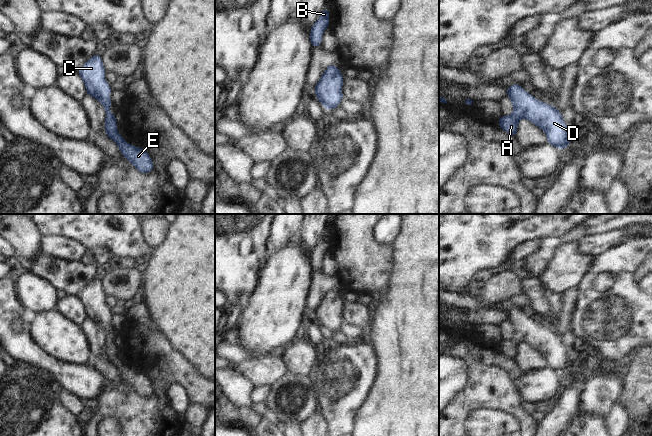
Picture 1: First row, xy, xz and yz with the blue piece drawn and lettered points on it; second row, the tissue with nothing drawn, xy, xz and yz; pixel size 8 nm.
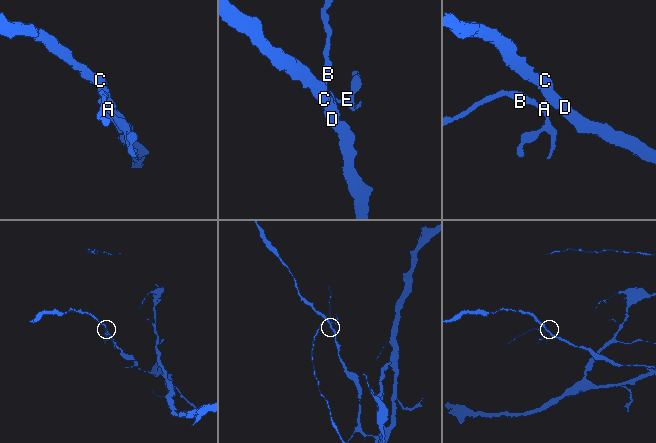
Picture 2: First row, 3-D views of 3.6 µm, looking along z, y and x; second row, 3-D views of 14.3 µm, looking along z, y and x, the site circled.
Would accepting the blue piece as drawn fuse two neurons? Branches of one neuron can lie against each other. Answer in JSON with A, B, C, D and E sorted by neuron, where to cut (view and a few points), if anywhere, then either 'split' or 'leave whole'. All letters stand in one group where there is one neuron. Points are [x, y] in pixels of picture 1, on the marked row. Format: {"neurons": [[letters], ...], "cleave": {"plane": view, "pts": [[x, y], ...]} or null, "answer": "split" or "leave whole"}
{"neurons": [["A", "B", "C", "D", "E"]], "cleave": null, "answer": "leave whole"}

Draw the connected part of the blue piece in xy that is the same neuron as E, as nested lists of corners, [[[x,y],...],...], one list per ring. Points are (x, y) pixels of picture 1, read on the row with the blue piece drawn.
[[[97,53],[92,56],[78,69],[77,73],[84,81],[87,94],[97,99],[104,107],[107,114],[104,124],[106,135],[118,145],[121,154],[137,171],[143,174],[150,173],[154,168],[154,163],[149,154],[145,149],[128,144],[117,131],[116,115],[110,113],[112,102],[110,93],[112,89],[105,80],[106,70],[102,64],[100,54]]]

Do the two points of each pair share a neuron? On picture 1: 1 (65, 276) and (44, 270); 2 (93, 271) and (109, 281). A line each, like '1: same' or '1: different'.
1: same
2: different

